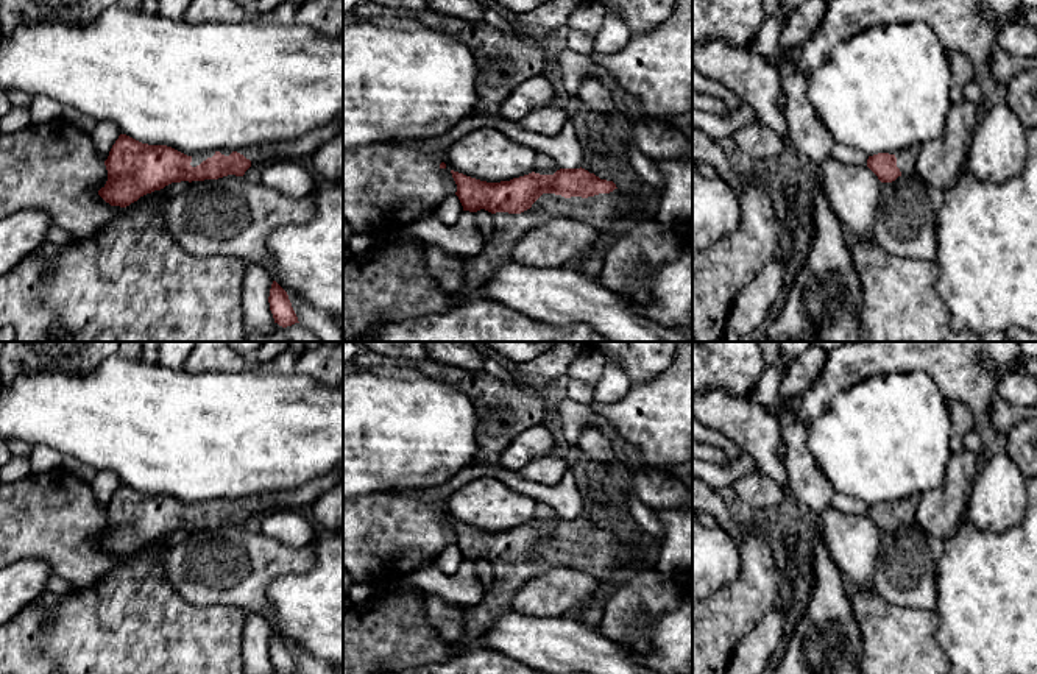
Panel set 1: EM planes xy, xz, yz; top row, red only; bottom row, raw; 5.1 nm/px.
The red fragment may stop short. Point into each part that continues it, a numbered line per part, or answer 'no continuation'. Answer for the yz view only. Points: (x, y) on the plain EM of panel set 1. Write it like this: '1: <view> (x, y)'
1: yz (906, 509)

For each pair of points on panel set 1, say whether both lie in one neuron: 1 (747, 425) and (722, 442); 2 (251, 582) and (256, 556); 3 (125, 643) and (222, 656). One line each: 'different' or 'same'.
1: different
2: same
3: same

